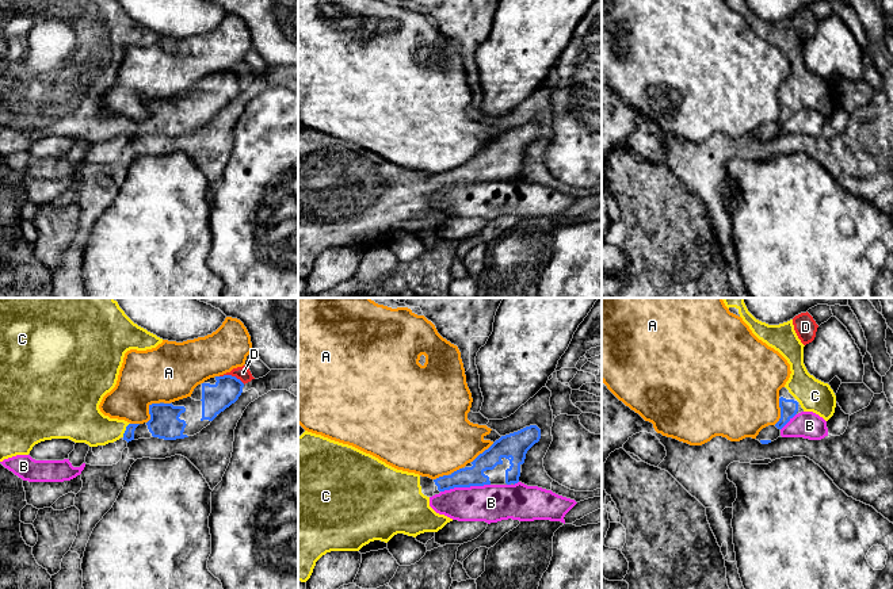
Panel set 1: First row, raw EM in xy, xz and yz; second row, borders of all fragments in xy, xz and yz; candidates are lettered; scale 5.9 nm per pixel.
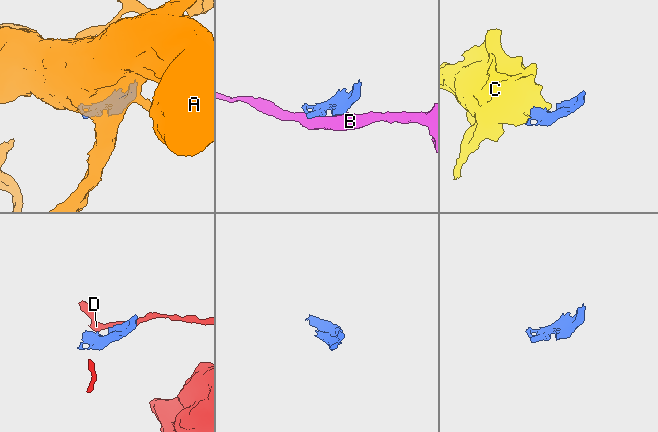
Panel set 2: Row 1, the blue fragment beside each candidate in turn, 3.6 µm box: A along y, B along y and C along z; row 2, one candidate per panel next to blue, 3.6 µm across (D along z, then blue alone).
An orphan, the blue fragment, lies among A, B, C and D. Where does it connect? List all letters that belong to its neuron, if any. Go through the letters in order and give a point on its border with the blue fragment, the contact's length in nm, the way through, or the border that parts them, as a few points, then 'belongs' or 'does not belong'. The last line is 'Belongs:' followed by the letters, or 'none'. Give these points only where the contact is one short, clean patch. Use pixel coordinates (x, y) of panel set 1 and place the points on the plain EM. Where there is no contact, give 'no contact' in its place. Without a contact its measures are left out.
A: xy (149, 107) | 150 nm | does not belong
B: xz (465, 183) | 300 nm | does not belong
C: xy (126, 126) | 100 nm | belongs
D: xy (231, 72) | 160 nm | along xy (220, 72), (235, 72), (244, 80) | does not belong
Belongs: C

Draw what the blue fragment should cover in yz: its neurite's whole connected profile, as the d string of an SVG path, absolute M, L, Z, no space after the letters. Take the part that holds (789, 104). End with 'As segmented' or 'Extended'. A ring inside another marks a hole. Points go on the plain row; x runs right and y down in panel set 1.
M725 0L736 4L743 18L752 30L778 47L790 61L790 74L779 87L781 115L775 122L763 125L756 137L768 141L781 134L781 126L798 110L813 108L828 118L836 104L836 92L828 80L810 72L804 61L804 41L798 35L793 16L768 22L756 16L747 5L745 0Z. Extended

